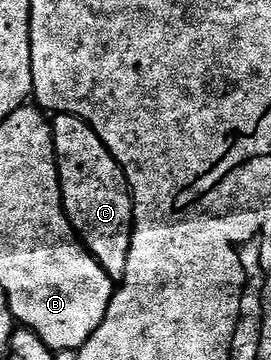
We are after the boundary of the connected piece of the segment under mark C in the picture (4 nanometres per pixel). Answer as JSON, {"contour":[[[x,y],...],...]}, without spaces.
{"contour":[[[58,113],[51,122],[64,213],[80,244],[104,268],[106,275],[113,279],[123,278],[132,242],[132,191],[126,175],[102,139],[98,139],[91,125],[83,119]]]}

